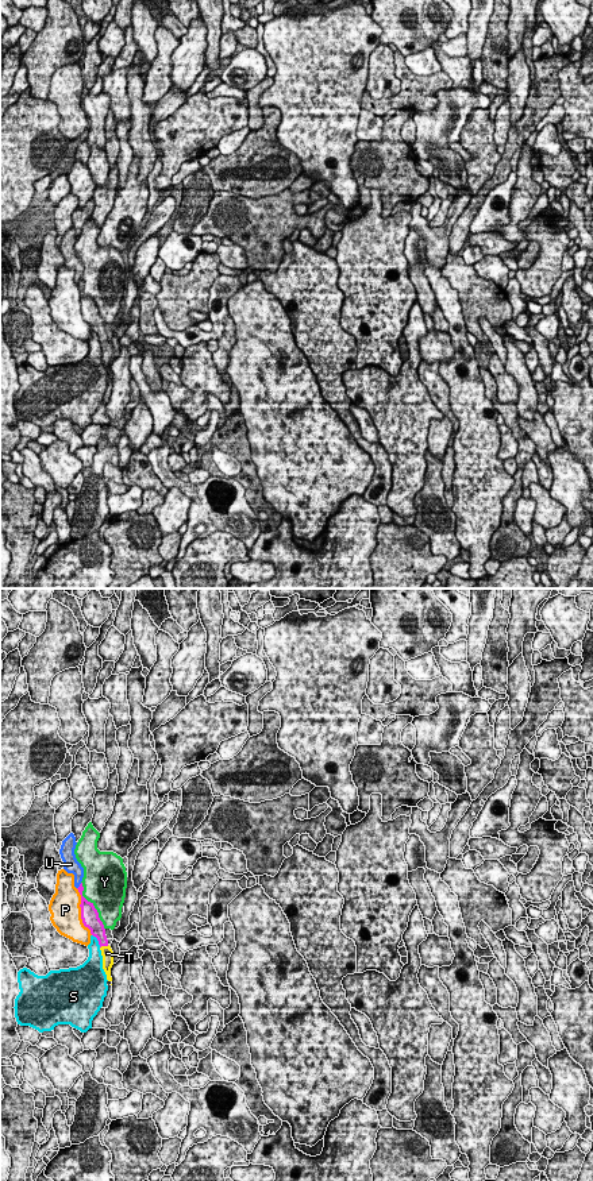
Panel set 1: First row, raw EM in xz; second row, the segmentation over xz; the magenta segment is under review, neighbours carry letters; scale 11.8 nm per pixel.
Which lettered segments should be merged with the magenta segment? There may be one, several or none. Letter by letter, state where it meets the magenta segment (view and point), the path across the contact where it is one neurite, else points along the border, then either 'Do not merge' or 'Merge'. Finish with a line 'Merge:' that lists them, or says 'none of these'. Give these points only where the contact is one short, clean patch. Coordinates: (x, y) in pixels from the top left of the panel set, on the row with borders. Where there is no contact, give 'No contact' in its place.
P: Touches magenta at xz (81, 911). Do not merge
S: Touches magenta at xz (97, 940). Do not merge
T: Touches magenta at xz (104, 945). Path across: xz (96, 926), (104, 945), (107, 953). Merge
U: Touches magenta at xz (80, 886). Do not merge
Y: Touches magenta at xz (93, 906). Do not merge
Merge: T

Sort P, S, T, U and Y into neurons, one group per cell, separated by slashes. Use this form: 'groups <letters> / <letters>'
groups P / S / T / U / Y

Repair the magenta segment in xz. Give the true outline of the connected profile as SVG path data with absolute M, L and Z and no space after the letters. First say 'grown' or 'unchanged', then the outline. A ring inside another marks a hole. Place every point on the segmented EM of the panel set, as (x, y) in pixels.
grown; M82 883L80 884L80 887L77 889L81 895L80 907L81 907L82 923L85 927L88 927L91 930L91 934L97 938L100 950L101 950L101 956L103 956L103 969L107 974L107 980L112 981L111 968L113 965L113 952L112 952L111 946L108 945L104 925L100 921L99 912L95 908L93 903L88 902L82 896L82 891L84 891Z

